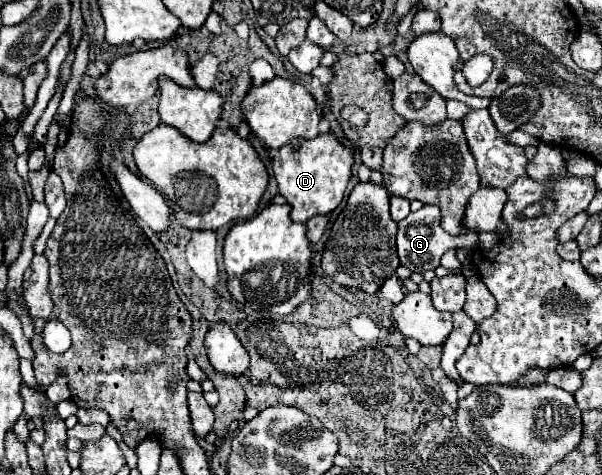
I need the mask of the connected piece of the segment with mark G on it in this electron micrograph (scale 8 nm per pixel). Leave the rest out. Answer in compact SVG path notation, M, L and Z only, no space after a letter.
M423 206L417 212L411 212L407 218L399 222L399 232L397 232L397 254L401 260L401 266L407 266L411 272L427 272L435 270L439 266L441 256L449 248L465 248L471 252L479 244L479 234L459 234L451 236L441 228L441 218L437 206Z

